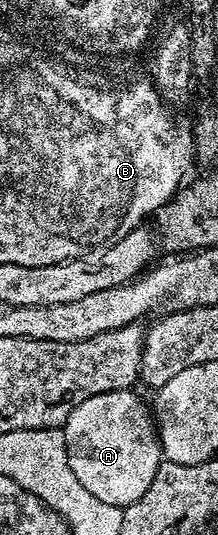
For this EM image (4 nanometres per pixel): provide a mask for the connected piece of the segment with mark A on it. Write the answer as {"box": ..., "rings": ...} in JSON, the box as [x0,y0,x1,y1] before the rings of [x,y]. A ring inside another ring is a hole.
{"box":[62,389,162,509],"rings":[[[131,389],[113,390],[92,396],[72,410],[62,427],[69,467],[72,468],[76,480],[79,480],[96,499],[122,509],[131,506],[148,490],[155,479],[156,468],[162,461],[157,423],[153,419],[149,405],[145,405],[134,393]]]}

